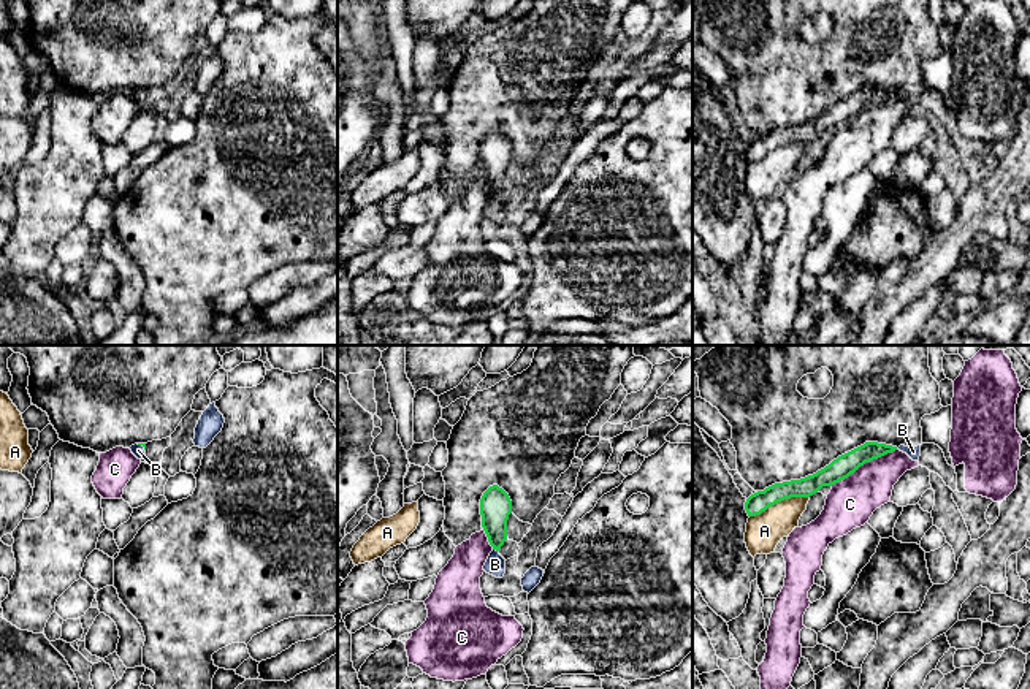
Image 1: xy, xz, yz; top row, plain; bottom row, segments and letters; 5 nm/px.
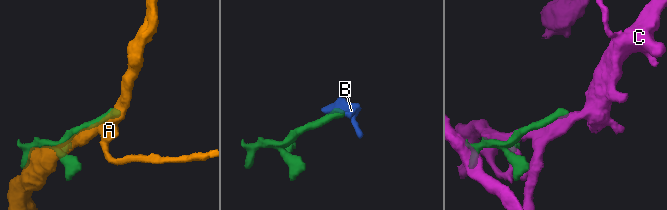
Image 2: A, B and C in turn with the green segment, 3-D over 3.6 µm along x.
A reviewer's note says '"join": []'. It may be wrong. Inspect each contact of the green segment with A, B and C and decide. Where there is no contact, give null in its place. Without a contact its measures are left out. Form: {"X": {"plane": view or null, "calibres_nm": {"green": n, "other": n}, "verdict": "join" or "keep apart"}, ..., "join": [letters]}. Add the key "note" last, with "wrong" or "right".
{"A": {"plane": "yz", "calibres_nm": {"green": 110, "other": 180}, "verdict": "keep apart"}, "B": {"plane": "xz", "calibres_nm": {"green": 160, "other": 100}, "verdict": "join"}, "C": {"plane": "yz", "calibres_nm": {"green": 110, "other": 240}, "verdict": "keep apart"}, "join": ["B"], "note": "wrong"}

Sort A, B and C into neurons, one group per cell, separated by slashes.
A / B / C

